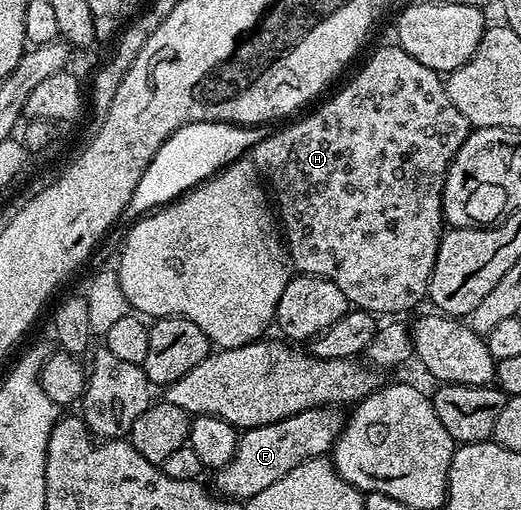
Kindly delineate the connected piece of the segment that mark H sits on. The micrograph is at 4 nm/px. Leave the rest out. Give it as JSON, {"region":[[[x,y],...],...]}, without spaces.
{"region":[[[399,45],[392,46],[379,48],[358,69],[357,76],[338,95],[331,96],[318,111],[311,112],[306,119],[301,119],[298,123],[283,128],[282,131],[274,130],[251,150],[251,162],[256,167],[258,176],[271,188],[275,211],[283,228],[283,243],[292,266],[306,275],[318,275],[321,279],[329,279],[335,285],[339,285],[339,289],[343,289],[343,293],[354,308],[371,311],[378,317],[393,317],[396,316],[393,315],[396,311],[409,311],[412,307],[419,306],[421,302],[423,304],[426,302],[431,273],[435,269],[435,257],[443,234],[441,213],[443,185],[455,153],[459,153],[463,141],[471,130],[467,117],[463,117],[463,113],[459,113],[459,109],[451,105],[451,97],[447,97],[445,79],[438,72],[427,69],[427,65],[419,65],[419,61],[415,61],[415,57],[411,57],[411,53],[407,53]]]}

